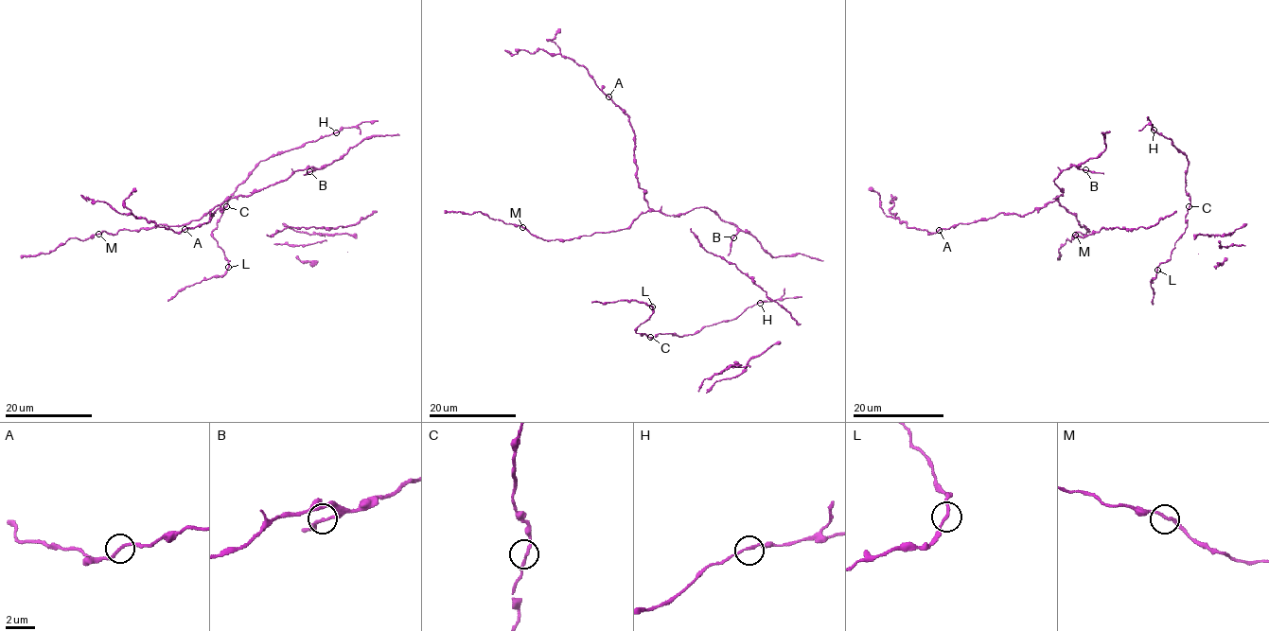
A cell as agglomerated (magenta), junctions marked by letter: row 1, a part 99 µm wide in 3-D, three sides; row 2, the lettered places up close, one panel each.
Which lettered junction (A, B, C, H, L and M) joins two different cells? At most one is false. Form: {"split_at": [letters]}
{"split_at": []}

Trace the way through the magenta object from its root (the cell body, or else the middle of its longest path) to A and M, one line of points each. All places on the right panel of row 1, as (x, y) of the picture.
A: (1083, 163), (1066, 167), (1054, 179), (1063, 195), (1043, 207), (1021, 217), (998, 213), (939, 230)
M: (1083, 163), (1066, 167), (1054, 179), (1063, 192), (1058, 201), (1088, 230), (1085, 235), (1075, 235)

